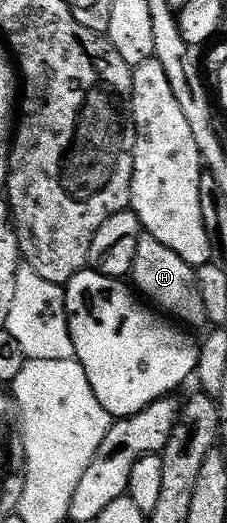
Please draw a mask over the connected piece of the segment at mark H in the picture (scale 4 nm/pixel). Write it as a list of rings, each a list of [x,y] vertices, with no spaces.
[[[144,235],[136,243],[136,255],[132,259],[128,277],[133,288],[151,306],[157,307],[163,314],[169,315],[175,322],[181,323],[183,326],[205,326],[207,320],[204,315],[204,302],[200,299],[200,287],[196,287],[194,270],[195,266],[184,263],[184,259],[180,259],[180,255],[176,255],[176,251],[172,251],[172,247],[164,247],[155,237]]]

